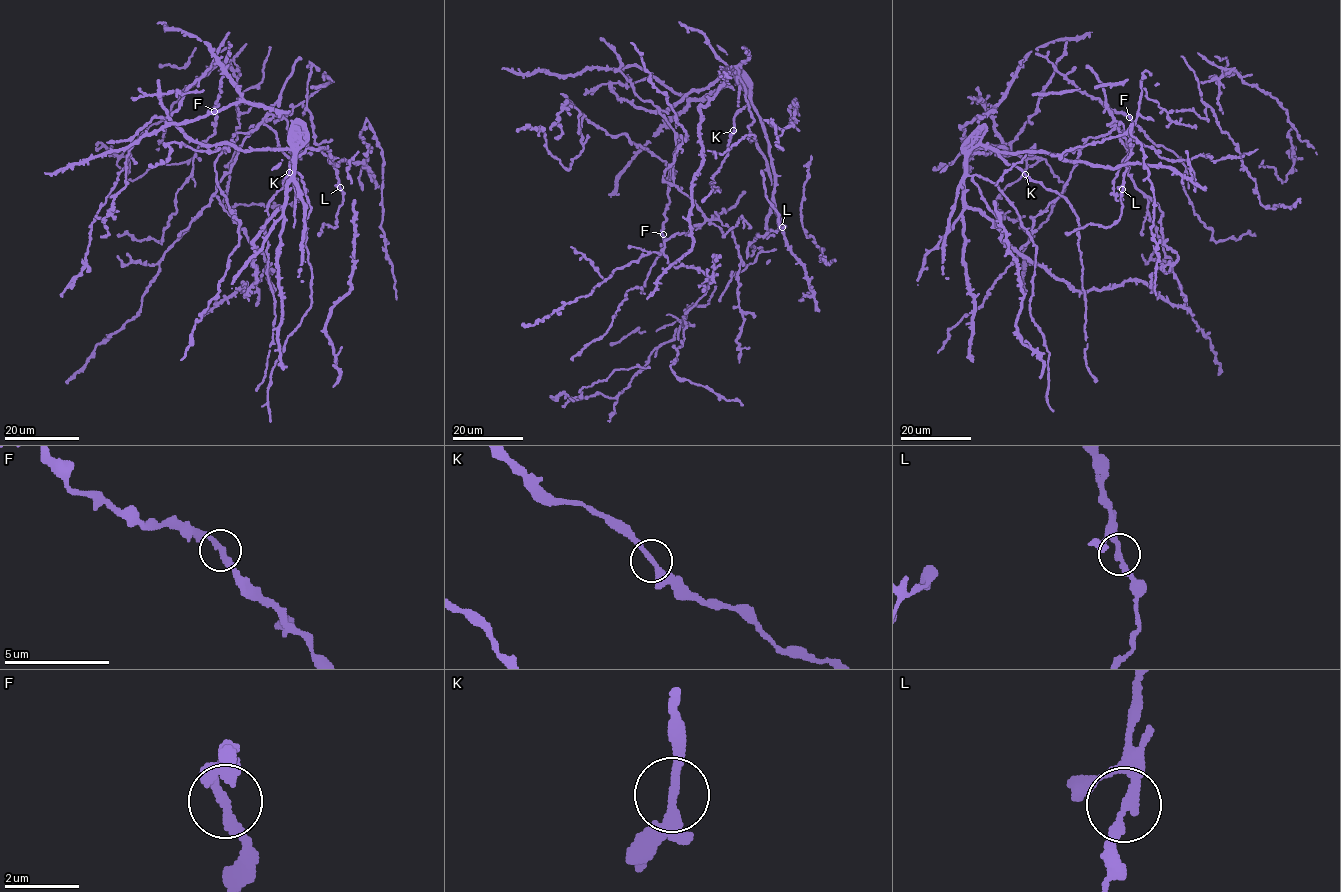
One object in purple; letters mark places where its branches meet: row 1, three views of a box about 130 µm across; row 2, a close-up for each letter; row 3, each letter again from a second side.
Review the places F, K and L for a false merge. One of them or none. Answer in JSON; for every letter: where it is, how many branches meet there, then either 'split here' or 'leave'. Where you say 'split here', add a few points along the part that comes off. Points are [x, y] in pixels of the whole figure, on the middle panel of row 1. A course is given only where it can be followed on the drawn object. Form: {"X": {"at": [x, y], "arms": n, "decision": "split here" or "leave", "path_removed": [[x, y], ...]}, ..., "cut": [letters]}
{"F": {"at": [663, 234], "arms": 2, "decision": "leave"}, "K": {"at": [733, 130], "arms": 2, "decision": "leave"}, "L": {"at": [782, 227], "arms": 2, "decision": "split here", "path_removed": [[782, 227], [784, 225], [778, 226], [777, 210], [765, 194], [761, 169]]}, "cut": ["L"]}

